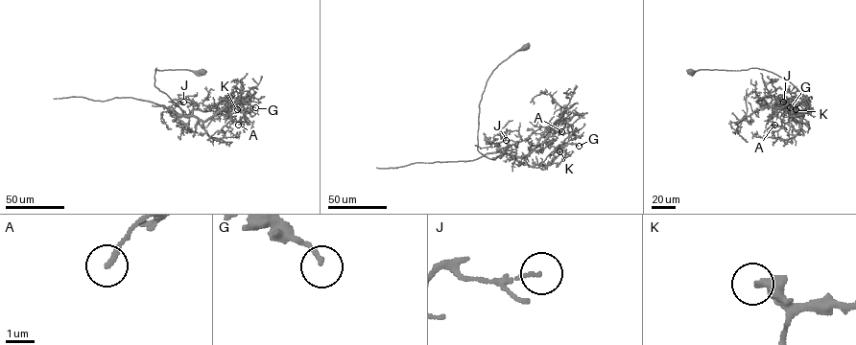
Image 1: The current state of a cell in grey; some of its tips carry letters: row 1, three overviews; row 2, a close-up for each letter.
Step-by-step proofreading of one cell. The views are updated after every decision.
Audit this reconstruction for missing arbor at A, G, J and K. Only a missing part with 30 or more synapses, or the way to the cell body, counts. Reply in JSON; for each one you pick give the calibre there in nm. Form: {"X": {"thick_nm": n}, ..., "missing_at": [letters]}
{"missing_at": []}

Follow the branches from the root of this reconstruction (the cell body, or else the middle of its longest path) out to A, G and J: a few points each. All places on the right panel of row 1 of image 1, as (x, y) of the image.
A: (690, 72), (756, 68), (789, 80), (803, 98), (794, 114), (810, 110), (796, 96), (772, 117), (774, 125)
G: (690, 72), (771, 71), (801, 93), (796, 115), (810, 110), (809, 100), (796, 96), (787, 102), (790, 107)
J: (690, 72), (765, 69), (789, 80), (802, 94), (795, 116), (790, 115), (783, 102)

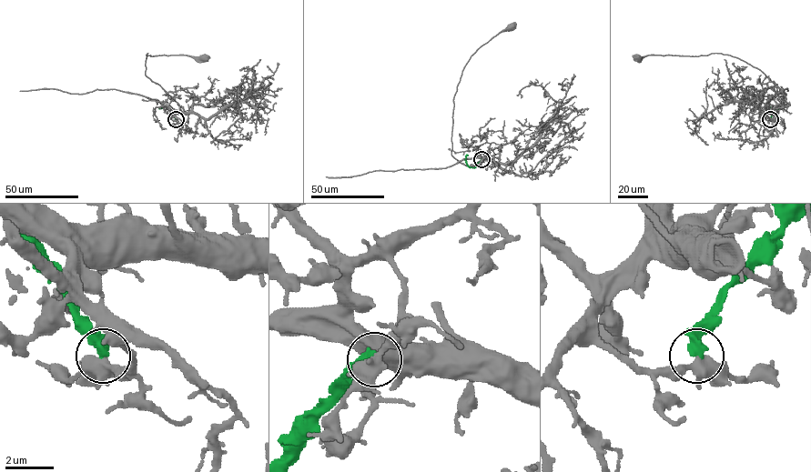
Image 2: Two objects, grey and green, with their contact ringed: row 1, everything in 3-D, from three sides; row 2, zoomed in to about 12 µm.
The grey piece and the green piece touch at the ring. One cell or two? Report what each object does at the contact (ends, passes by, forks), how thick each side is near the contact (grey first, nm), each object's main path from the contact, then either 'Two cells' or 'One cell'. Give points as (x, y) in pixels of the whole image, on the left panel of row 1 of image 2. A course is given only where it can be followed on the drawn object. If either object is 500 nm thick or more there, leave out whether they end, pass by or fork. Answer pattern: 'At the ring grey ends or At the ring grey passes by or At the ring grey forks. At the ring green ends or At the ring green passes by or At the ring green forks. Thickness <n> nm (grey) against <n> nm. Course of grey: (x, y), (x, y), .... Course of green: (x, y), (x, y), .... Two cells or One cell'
At the ring grey passes by. At the ring green ends. Thickness 480 nm (grey) against 420 nm. Course of grey: (176, 119), (174, 114), (179, 112), (179, 105), (146, 75), (146, 55), (204, 58). Course of green: (176, 119), (168, 109), (161, 108). Two cells

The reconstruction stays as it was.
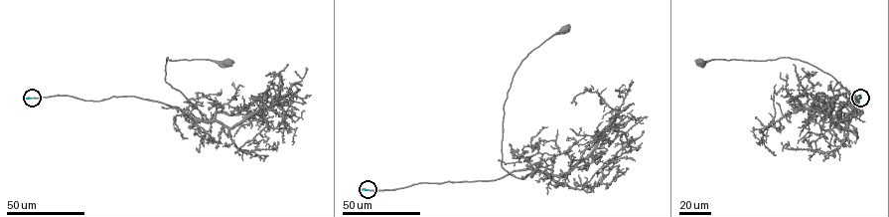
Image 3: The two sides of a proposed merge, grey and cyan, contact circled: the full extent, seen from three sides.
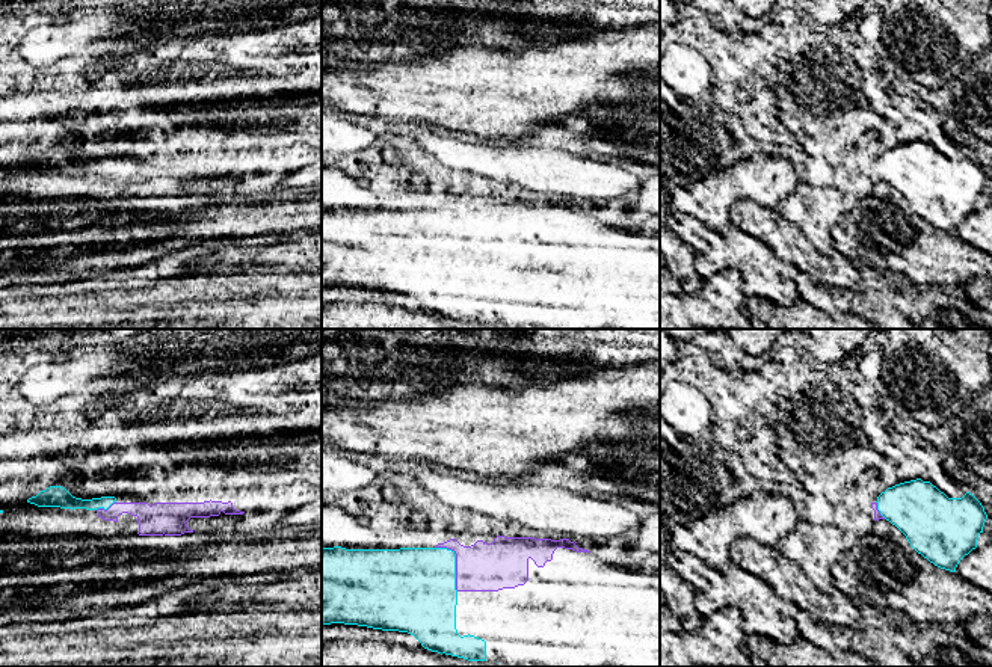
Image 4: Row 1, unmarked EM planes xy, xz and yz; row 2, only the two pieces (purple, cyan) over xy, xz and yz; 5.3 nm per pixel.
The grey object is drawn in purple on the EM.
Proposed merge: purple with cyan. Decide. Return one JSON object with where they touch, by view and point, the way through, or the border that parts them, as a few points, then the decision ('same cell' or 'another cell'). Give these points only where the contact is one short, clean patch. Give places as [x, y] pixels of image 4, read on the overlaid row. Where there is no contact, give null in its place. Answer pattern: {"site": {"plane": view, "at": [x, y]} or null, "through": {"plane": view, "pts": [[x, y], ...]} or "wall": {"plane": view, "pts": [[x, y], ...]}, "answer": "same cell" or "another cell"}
{"site": {"plane": "xz", "at": [456, 563]}, "answer": "same cell"}

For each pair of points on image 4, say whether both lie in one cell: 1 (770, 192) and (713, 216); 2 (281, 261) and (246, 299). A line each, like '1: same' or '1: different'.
1: same
2: different

